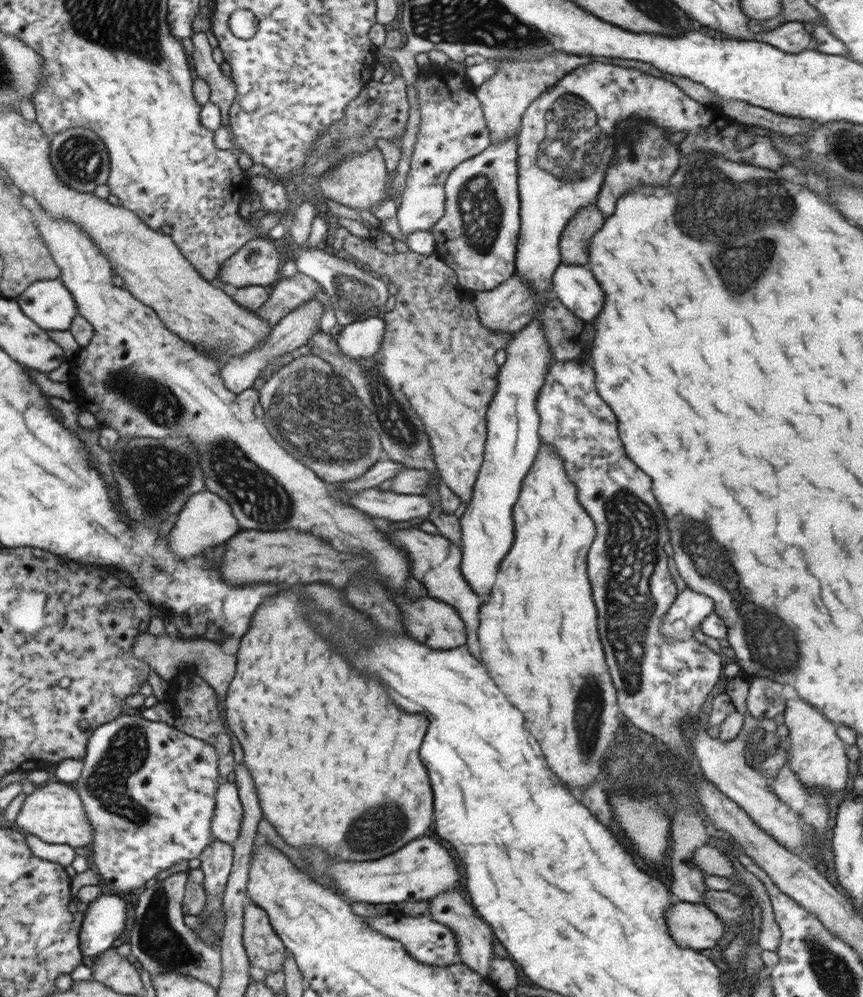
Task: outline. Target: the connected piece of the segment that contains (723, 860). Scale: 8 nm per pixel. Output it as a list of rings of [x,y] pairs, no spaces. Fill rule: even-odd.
[[[712,843],[698,848],[691,860],[708,876],[722,876],[722,878],[733,880],[734,883],[742,882],[736,874],[736,868],[732,865],[732,861],[726,855],[720,853]]]

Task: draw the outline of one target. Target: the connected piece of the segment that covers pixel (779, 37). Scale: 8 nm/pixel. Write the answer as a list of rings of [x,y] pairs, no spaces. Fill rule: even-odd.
[[[790,21],[781,27],[762,33],[761,39],[766,44],[771,44],[784,52],[794,54],[808,48],[811,41],[811,34],[806,31],[803,22]]]

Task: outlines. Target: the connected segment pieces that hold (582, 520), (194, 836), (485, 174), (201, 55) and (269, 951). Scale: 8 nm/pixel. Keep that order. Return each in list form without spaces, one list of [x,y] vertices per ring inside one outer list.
[[[541,443],[534,464],[522,481],[518,501],[513,508],[513,521],[514,542],[505,558],[498,565],[496,580],[493,589],[489,592],[489,597],[480,605],[479,627],[477,630],[477,639],[481,648],[480,660],[486,670],[490,672],[490,676],[494,676],[494,682],[498,684],[498,688],[502,688],[502,692],[506,692],[506,698],[522,712],[526,728],[540,742],[540,748],[544,748],[544,756],[546,756],[554,775],[558,776],[561,783],[565,784],[577,795],[576,792],[581,792],[588,784],[601,781],[606,753],[623,737],[621,730],[625,720],[621,716],[619,704],[617,703],[616,687],[613,685],[613,680],[610,680],[611,674],[608,674],[609,666],[606,666],[607,662],[599,639],[599,630],[596,630],[597,608],[594,606],[594,600],[592,600],[592,587],[589,576],[586,574],[586,570],[588,570],[586,568],[588,550],[597,531],[594,526],[595,522],[586,512],[586,509],[579,504],[576,485],[566,474],[563,467],[563,458],[558,453],[555,453],[549,444]]]
[[[139,712],[97,727],[90,736],[88,755],[81,760],[82,776],[74,788],[81,794],[86,816],[93,825],[92,864],[112,892],[124,894],[144,887],[163,870],[184,860],[199,859],[211,843],[218,787],[226,778],[219,774],[219,759],[212,746],[182,736],[176,728],[145,720]]]
[[[514,136],[491,144],[447,176],[445,213],[430,232],[436,240],[435,254],[454,270],[465,289],[486,292],[515,274],[521,227],[517,160],[518,143]]]
[[[197,32],[191,38],[194,44],[194,52],[191,60],[194,63],[195,74],[210,85],[210,102],[218,105],[221,110],[221,120],[228,122],[228,110],[234,102],[236,87],[230,72],[224,65],[220,65],[212,59],[212,47],[208,43],[205,32]]]
[[[254,903],[244,907],[243,945],[251,966],[259,966],[266,972],[282,968],[286,948],[269,923],[267,912]]]

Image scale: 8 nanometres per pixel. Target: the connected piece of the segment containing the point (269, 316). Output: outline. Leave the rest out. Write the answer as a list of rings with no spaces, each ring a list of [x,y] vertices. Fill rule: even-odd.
[[[300,273],[288,279],[280,277],[272,286],[268,302],[257,310],[257,315],[273,327],[289,312],[309,302],[321,285],[307,274]]]

